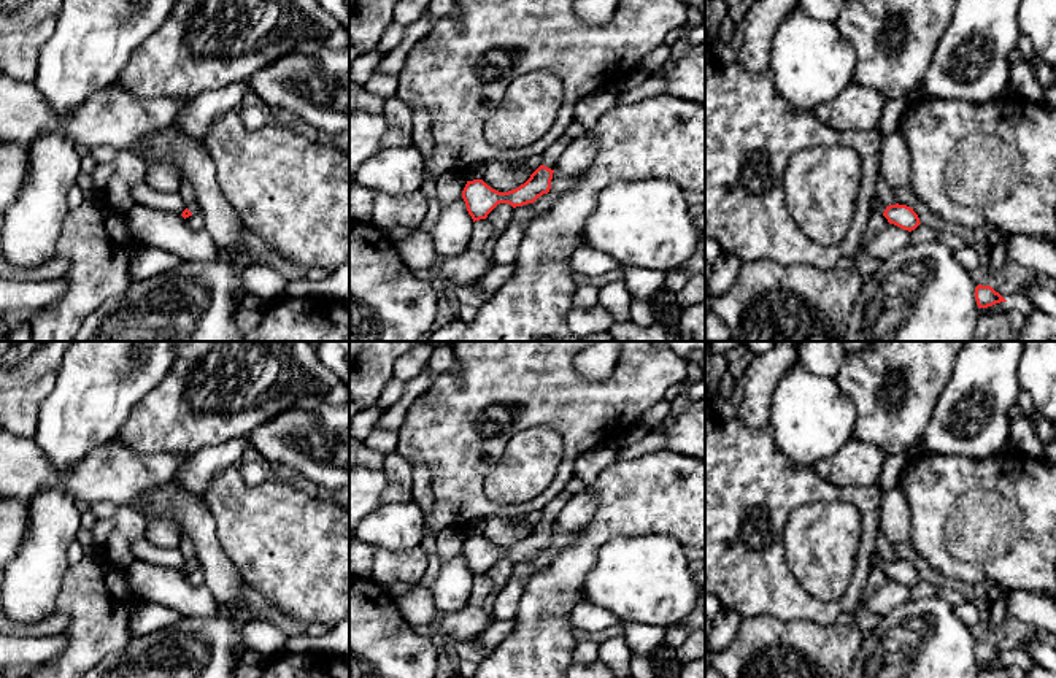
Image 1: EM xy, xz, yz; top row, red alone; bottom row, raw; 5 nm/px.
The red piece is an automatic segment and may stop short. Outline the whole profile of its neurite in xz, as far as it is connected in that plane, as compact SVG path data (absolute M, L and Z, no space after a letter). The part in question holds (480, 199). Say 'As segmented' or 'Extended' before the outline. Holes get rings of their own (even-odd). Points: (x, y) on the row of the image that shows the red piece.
Extended. M559 137L543 154L541 165L530 175L530 178L519 187L499 192L488 186L483 179L467 181L462 198L473 222L486 219L488 214L499 205L508 203L513 208L534 203L543 194L551 189L551 179L556 168L556 162L570 144L570 138Z

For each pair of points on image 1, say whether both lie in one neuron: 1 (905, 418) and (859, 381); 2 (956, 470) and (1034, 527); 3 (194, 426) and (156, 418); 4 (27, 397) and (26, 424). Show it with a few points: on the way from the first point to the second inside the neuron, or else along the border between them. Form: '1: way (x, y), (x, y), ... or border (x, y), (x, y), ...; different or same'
1: way (893, 415), (886, 415), (872, 394); same
2: way (975, 489), (1002, 516), (1015, 516); same
3: way (184, 418), (165, 418); same
4: way (26, 404), (26, 418); same

